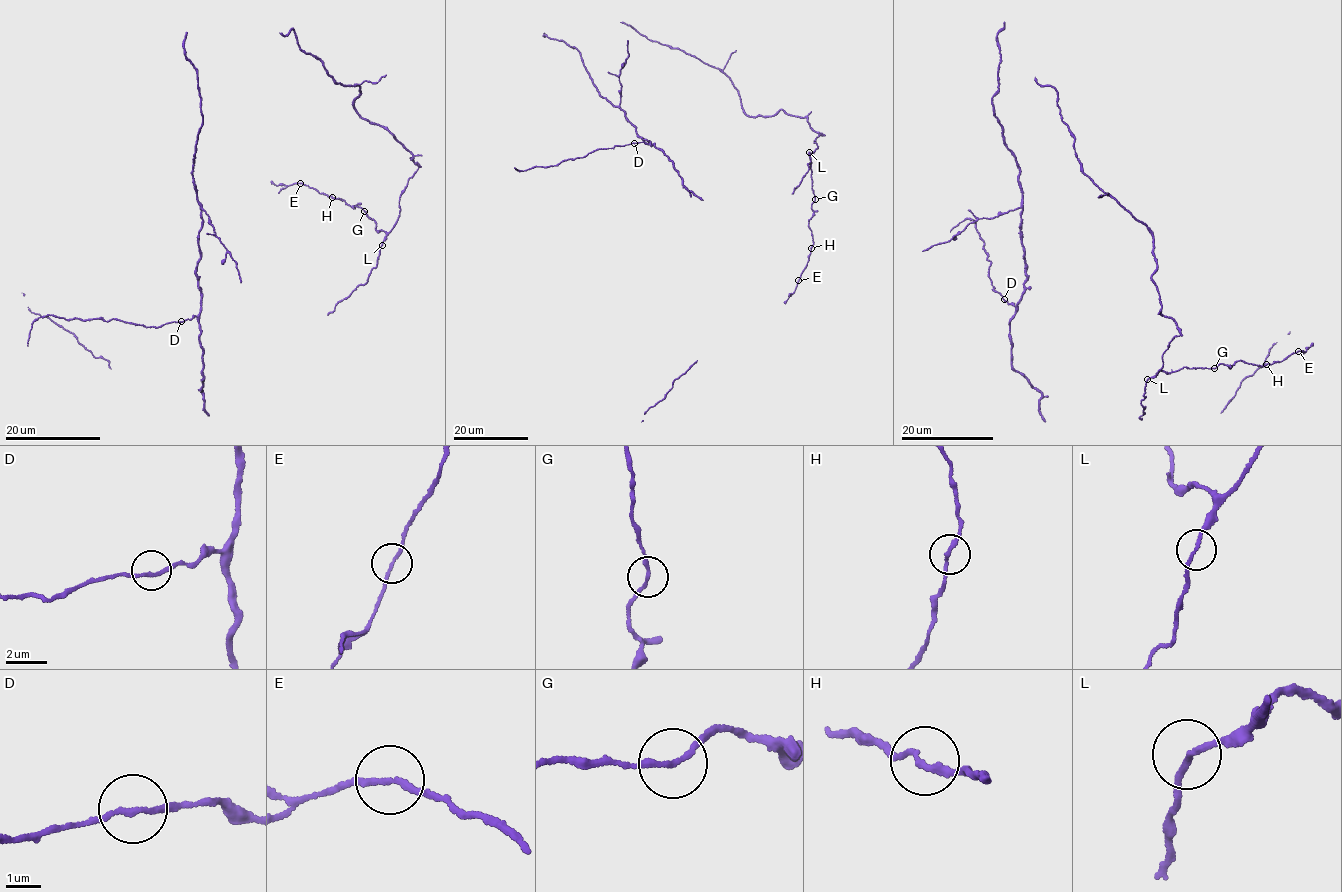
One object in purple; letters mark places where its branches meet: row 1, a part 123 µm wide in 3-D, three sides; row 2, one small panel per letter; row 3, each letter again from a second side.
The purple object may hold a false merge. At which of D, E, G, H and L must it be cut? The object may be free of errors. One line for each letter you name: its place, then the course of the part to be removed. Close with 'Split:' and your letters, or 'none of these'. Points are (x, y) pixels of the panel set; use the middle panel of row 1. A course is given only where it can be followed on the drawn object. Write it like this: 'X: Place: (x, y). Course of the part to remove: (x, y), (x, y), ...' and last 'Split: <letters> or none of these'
Split: none of these

